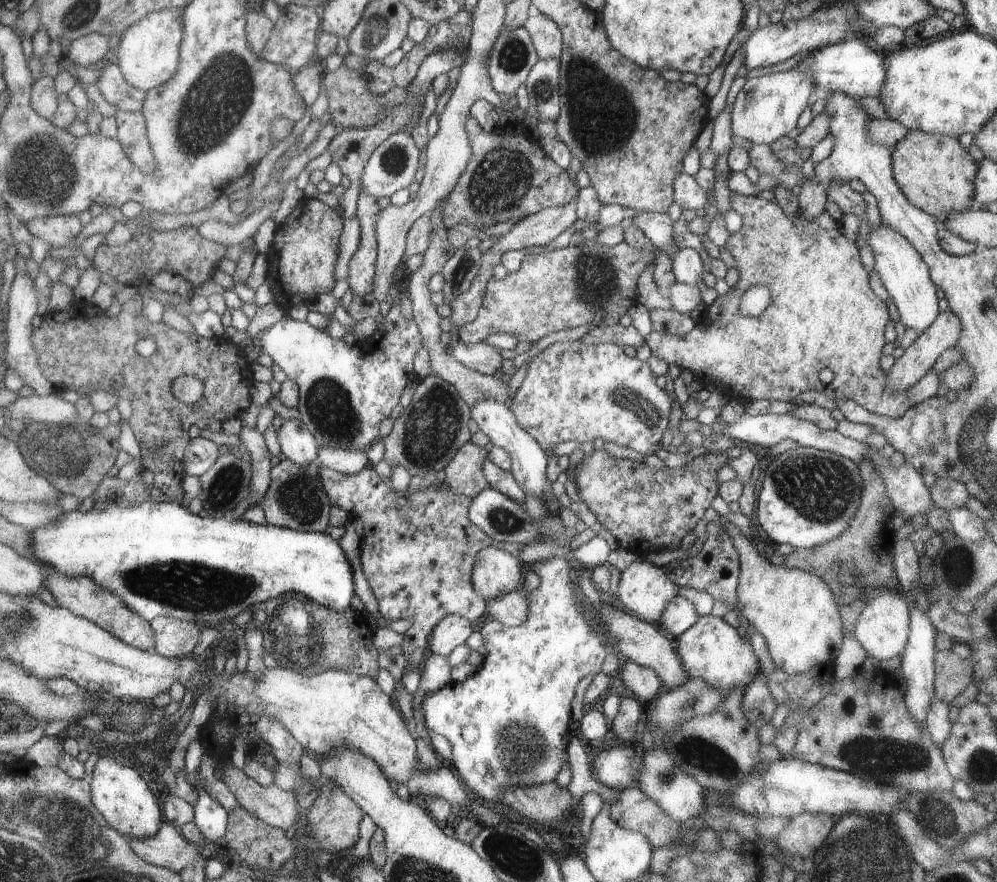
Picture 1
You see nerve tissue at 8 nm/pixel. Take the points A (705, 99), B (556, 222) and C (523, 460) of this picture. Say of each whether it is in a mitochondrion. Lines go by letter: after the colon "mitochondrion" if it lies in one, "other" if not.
A: other
B: other
C: other

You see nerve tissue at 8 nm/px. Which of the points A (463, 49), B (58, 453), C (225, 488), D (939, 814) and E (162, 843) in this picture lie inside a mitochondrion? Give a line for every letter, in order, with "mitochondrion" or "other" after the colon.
A: other
B: mitochondrion
C: mitochondrion
D: mitochondrion
E: other

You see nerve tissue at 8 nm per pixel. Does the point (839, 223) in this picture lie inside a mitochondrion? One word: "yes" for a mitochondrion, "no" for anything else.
no

